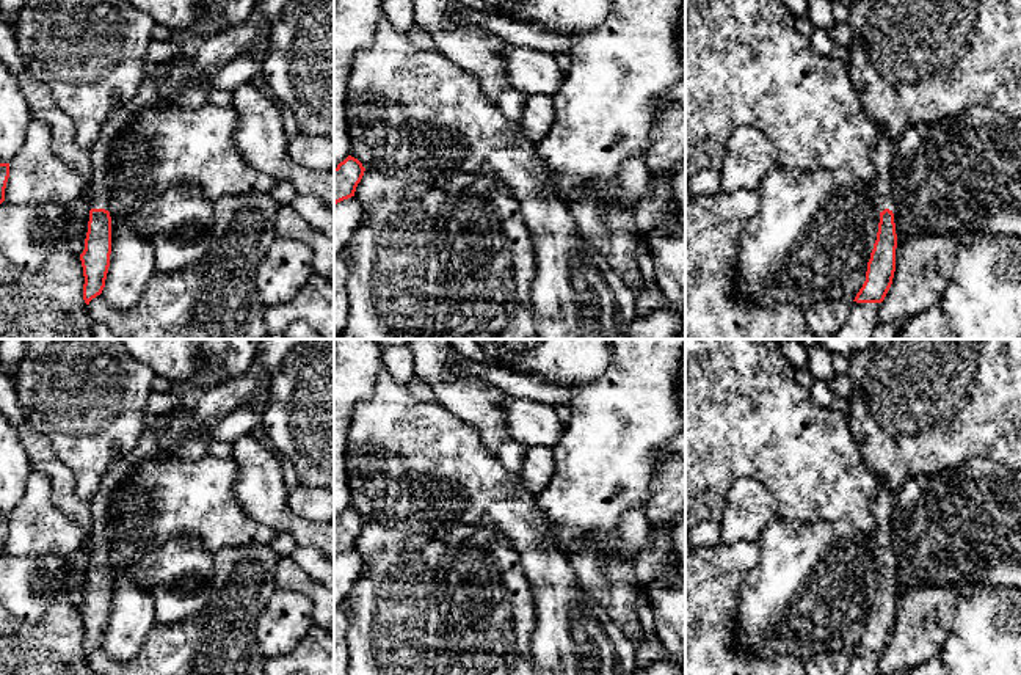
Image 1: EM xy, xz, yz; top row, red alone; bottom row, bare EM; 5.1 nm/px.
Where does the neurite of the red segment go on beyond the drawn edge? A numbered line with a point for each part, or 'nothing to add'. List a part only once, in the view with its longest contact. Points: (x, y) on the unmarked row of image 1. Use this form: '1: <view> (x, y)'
1: yz (882, 506)

